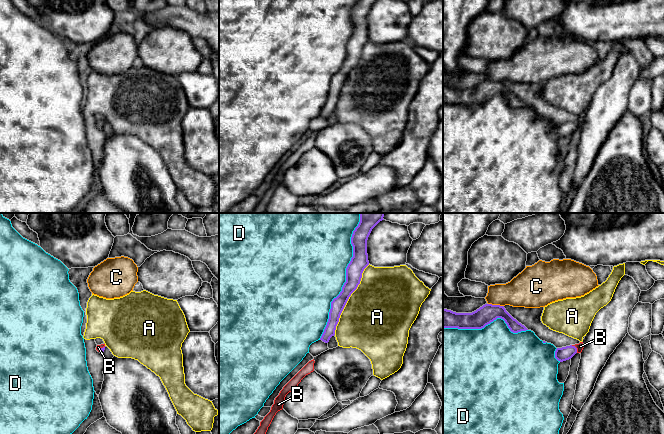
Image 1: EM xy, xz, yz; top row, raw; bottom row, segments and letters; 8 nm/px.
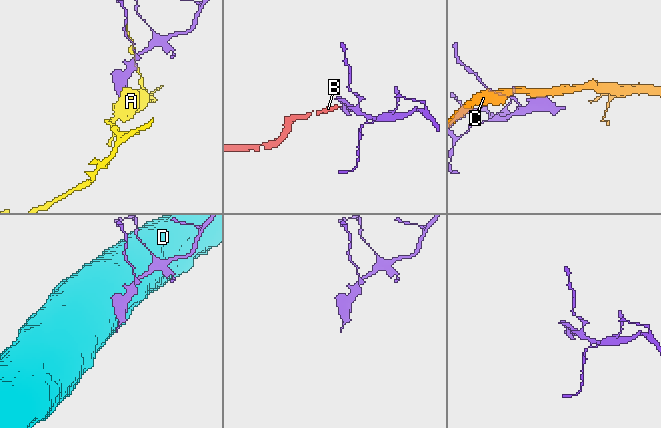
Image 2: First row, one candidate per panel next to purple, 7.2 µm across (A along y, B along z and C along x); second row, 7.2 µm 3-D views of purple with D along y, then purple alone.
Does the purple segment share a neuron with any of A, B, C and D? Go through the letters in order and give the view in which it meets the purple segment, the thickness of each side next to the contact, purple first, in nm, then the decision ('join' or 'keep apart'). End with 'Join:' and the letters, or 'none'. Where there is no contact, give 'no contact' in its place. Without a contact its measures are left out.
A: xz | 140/500 nm | keep apart
B: yz | 110/60 nm | join
C: yz | 150/260 nm | keep apart
D: xz | 140/480 nm | keep apart
Join: B

